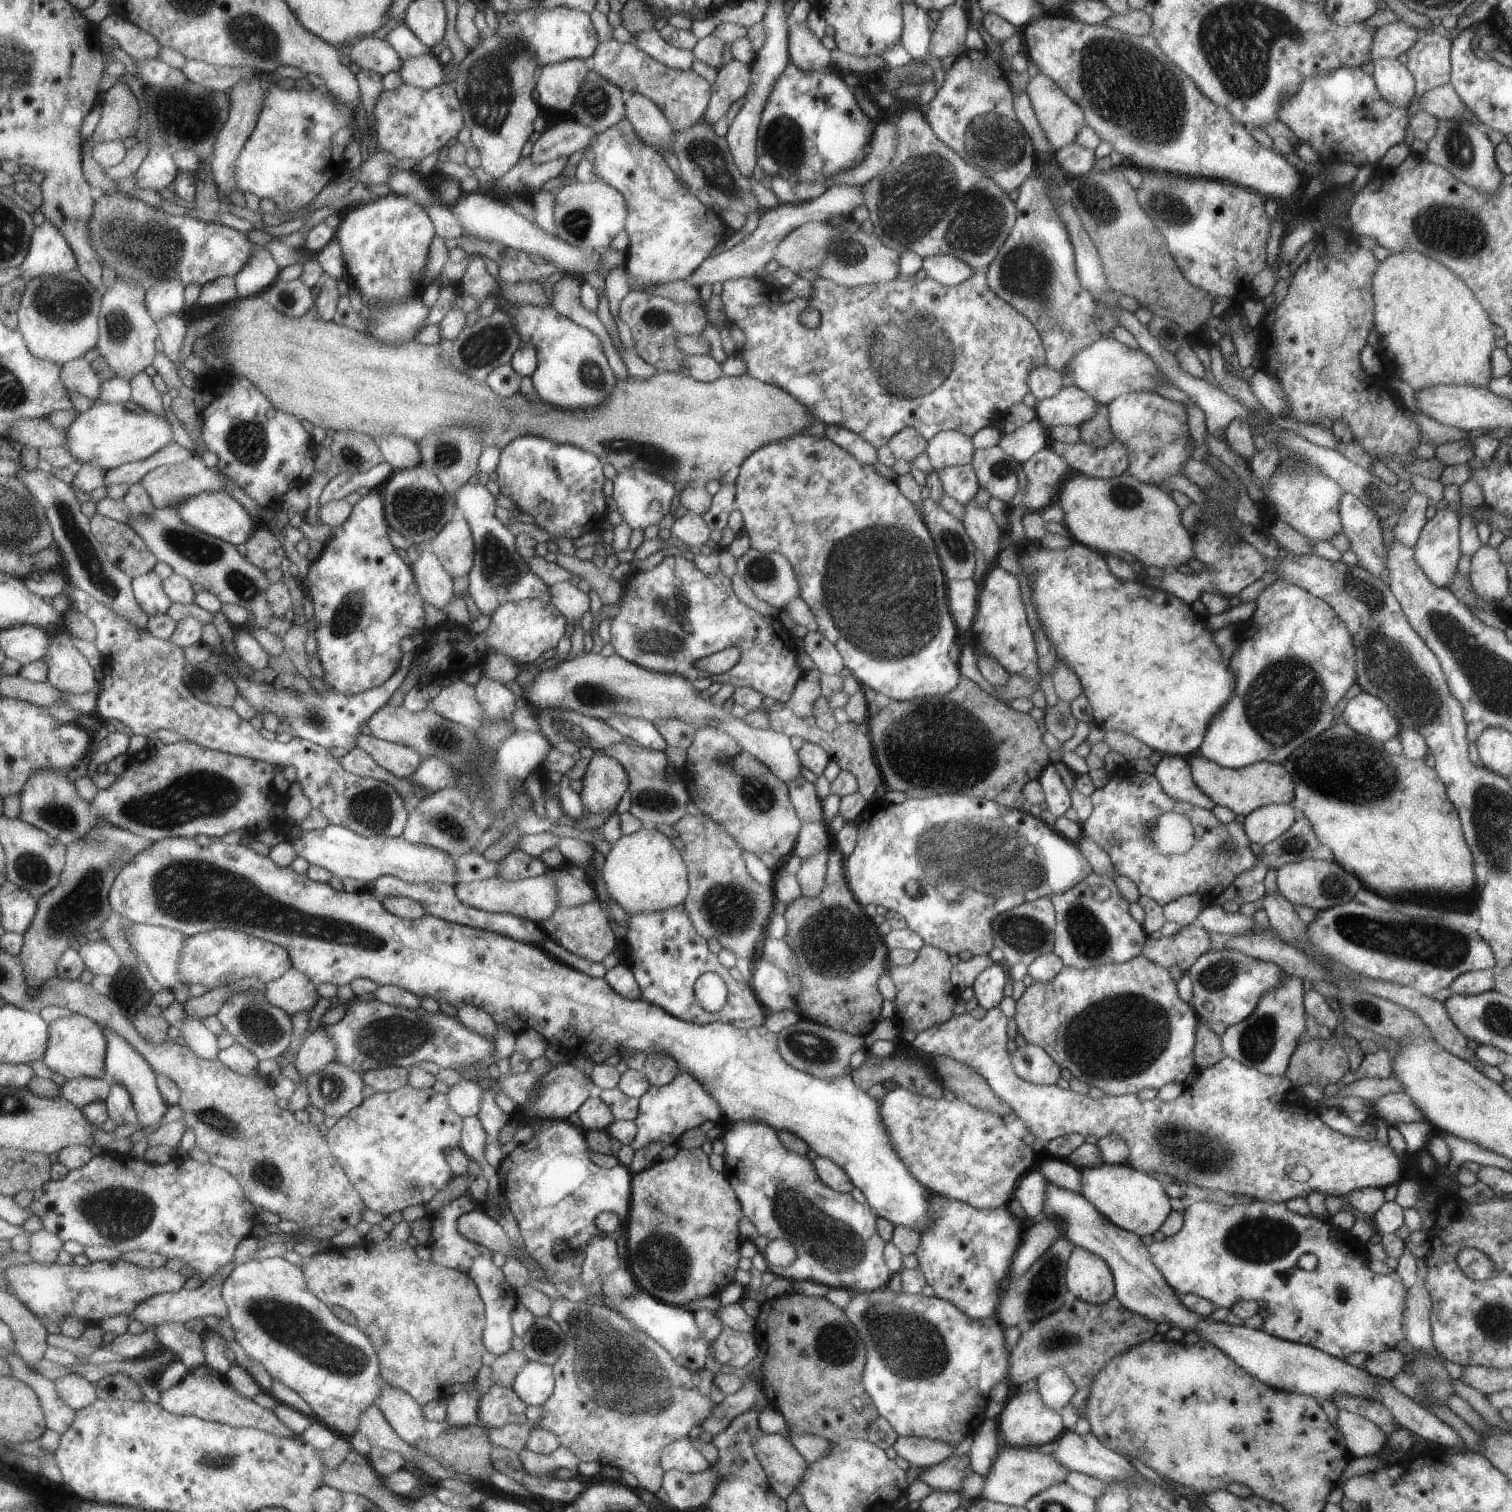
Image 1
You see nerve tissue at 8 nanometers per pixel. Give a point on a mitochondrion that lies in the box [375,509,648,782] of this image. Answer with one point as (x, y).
(502, 569)

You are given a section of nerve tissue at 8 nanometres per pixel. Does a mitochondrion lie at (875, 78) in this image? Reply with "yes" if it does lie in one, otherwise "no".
no

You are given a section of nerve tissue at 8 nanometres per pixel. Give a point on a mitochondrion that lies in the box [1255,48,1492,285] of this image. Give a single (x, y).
(1460, 234)

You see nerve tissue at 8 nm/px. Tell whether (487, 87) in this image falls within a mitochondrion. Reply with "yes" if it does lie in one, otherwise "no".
yes

